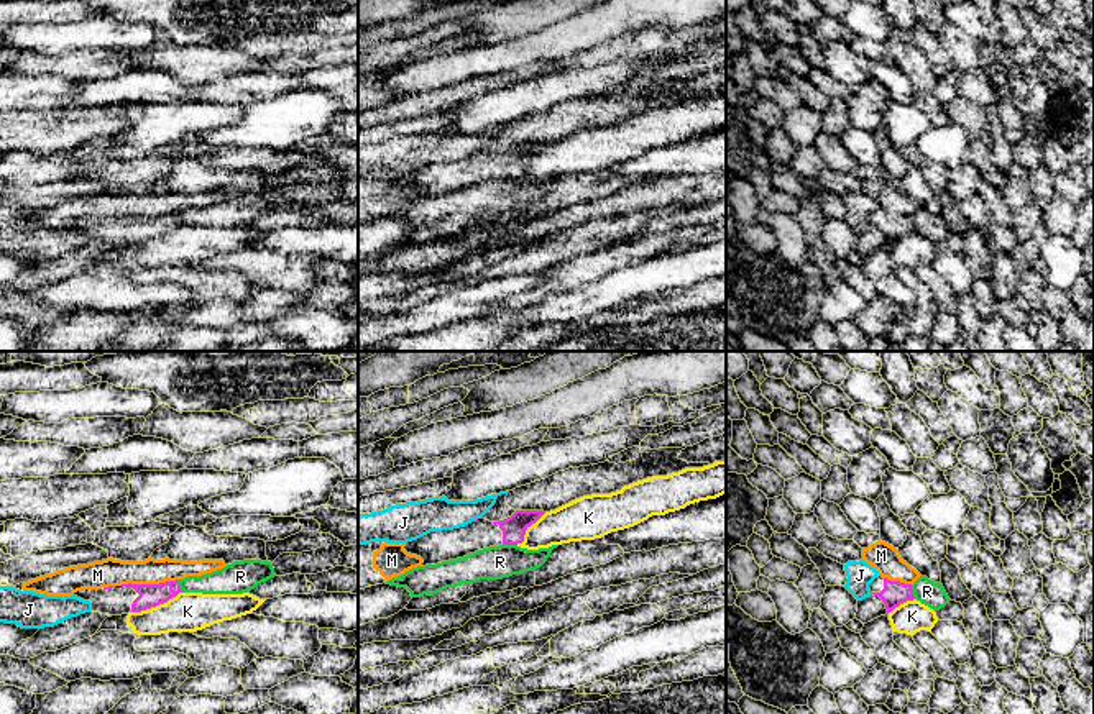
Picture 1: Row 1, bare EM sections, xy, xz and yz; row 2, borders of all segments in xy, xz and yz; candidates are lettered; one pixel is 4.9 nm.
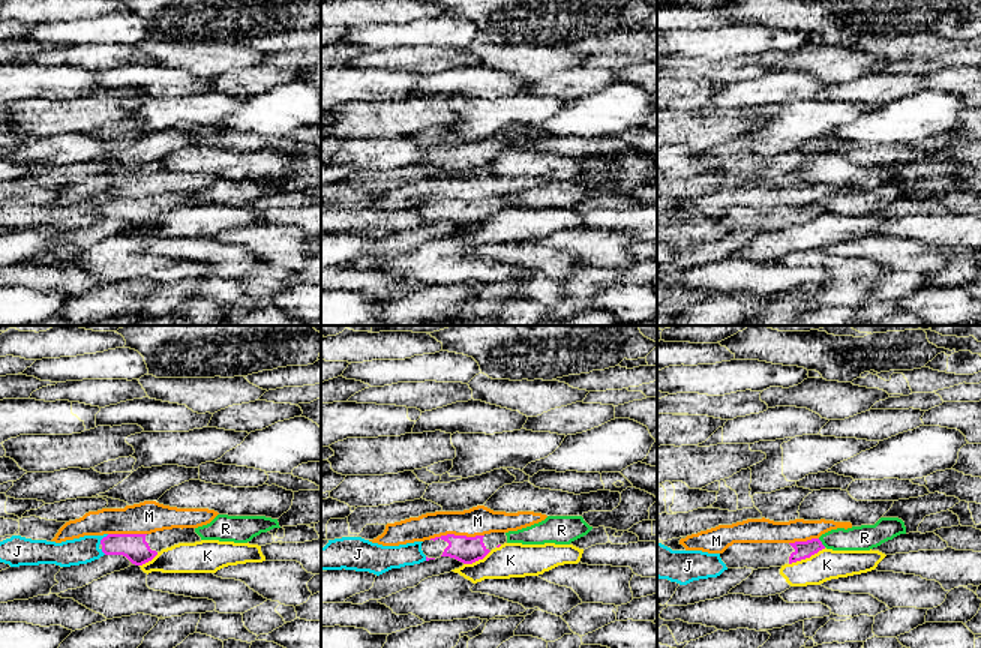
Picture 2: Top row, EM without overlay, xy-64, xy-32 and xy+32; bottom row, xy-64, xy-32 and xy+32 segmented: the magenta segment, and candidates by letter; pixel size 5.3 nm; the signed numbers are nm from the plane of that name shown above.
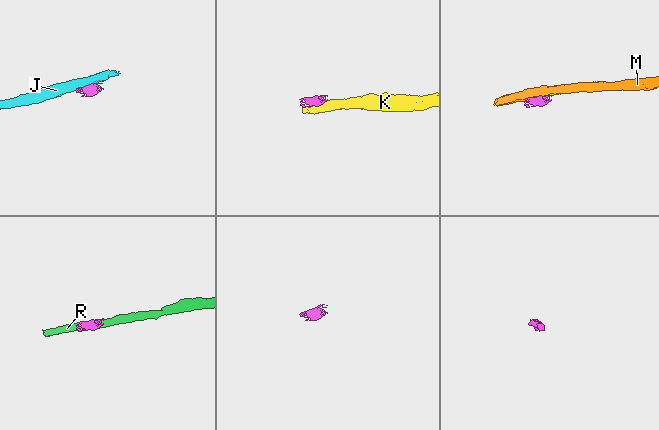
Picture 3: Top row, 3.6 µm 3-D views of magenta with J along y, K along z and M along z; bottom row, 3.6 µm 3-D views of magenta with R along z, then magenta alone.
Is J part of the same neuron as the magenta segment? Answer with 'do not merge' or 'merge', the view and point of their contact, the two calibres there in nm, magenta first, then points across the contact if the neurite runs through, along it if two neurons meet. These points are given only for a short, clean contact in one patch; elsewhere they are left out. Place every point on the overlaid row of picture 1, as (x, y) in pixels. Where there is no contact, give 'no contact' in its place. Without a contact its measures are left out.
do not merge; no contact

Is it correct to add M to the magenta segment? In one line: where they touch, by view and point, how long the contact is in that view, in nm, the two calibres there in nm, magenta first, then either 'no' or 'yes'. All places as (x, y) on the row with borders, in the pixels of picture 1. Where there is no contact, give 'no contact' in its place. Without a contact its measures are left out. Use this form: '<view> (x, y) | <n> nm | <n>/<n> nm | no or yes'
xy (148, 585) | 280 nm | 110/130 nm | no

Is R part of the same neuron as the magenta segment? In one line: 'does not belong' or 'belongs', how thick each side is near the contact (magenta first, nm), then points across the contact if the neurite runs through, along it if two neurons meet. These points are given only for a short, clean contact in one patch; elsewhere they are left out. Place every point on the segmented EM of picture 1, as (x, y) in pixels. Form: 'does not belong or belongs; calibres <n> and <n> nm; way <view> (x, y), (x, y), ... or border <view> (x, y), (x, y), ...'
does not belong; calibres 120 and 160 nm; border xz (503, 544), (516, 545)

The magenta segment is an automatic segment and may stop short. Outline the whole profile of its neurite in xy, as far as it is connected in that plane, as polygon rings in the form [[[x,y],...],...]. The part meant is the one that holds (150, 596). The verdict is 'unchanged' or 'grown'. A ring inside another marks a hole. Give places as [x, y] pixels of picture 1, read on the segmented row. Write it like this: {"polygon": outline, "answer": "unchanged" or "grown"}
{"polygon": [[[176,581],[159,584],[122,584],[102,589],[82,589],[74,596],[90,601],[92,612],[122,616],[128,612],[141,612],[176,597],[182,589]]], "answer": "grown"}

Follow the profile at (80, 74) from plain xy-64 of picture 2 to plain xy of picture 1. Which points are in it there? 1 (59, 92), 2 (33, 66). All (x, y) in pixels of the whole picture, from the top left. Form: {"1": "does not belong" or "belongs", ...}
{"1": "belongs", "2": "does not belong"}

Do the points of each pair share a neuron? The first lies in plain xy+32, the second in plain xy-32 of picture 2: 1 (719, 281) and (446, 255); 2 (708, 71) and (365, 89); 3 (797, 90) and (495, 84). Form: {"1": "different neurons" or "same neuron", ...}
{"1": "same neuron", "2": "different neurons", "3": "same neuron"}

